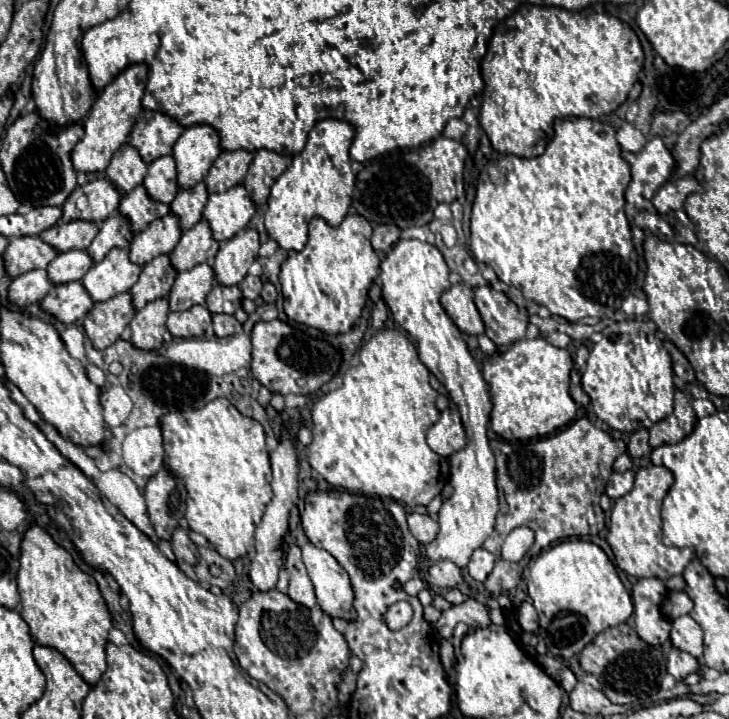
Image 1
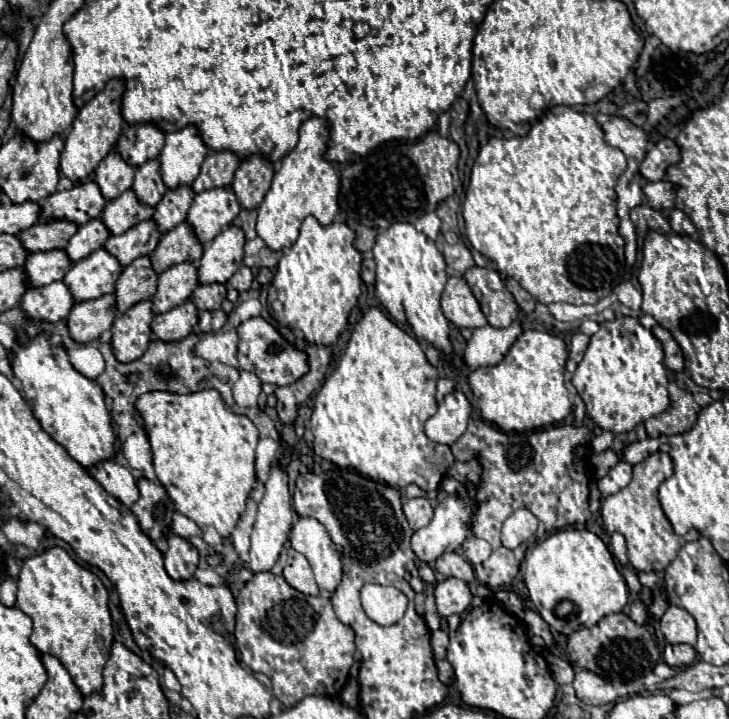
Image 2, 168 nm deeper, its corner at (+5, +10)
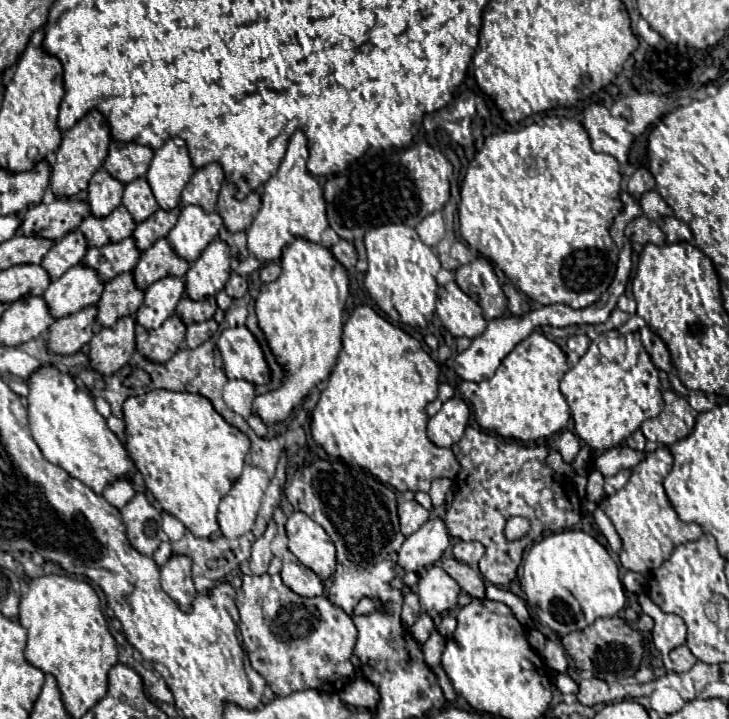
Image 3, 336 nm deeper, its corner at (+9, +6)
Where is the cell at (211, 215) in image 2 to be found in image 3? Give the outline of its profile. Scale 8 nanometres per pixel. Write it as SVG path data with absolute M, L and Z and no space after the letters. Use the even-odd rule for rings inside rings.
M185 206L167 238L181 258L193 262L215 240L221 226L223 218L219 212L205 212L201 206Z

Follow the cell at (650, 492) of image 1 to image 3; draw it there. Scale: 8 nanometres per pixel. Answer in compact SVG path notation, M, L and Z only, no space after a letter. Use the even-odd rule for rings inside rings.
M659 446L657 450L649 452L641 464L637 464L631 470L631 478L629 478L629 484L625 484L625 488L621 488L617 494L609 498L605 496L599 504L623 540L623 550L619 558L623 568L627 570L633 570L639 574L653 572L671 556L675 546L703 536L703 530L697 524L683 524L677 518L675 510L671 508L665 496L663 480L671 468L673 468L673 456L669 448Z

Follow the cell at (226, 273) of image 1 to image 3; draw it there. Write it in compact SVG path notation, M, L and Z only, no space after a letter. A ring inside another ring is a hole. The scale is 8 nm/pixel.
M213 240L185 274L185 290L193 300L201 300L203 296L215 296L219 290L223 290L225 282L229 280L229 274L229 246L223 240Z

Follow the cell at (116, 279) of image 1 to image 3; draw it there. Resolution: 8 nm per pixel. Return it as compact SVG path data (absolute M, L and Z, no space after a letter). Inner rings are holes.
M77 264L69 268L61 278L53 280L43 294L51 314L55 318L63 318L79 312L85 306L93 306L99 302L103 294L105 282L99 278L99 272L91 266Z

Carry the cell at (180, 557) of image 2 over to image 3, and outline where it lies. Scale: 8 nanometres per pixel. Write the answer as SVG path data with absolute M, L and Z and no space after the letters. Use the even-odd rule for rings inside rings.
M177 554L171 556L167 564L161 566L161 586L185 612L189 612L197 594L191 576L191 558Z

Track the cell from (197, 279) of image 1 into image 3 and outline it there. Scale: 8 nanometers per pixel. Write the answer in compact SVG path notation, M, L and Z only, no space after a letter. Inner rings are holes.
M165 276L145 290L145 302L137 312L137 324L159 328L177 308L185 292L185 282L177 276Z

